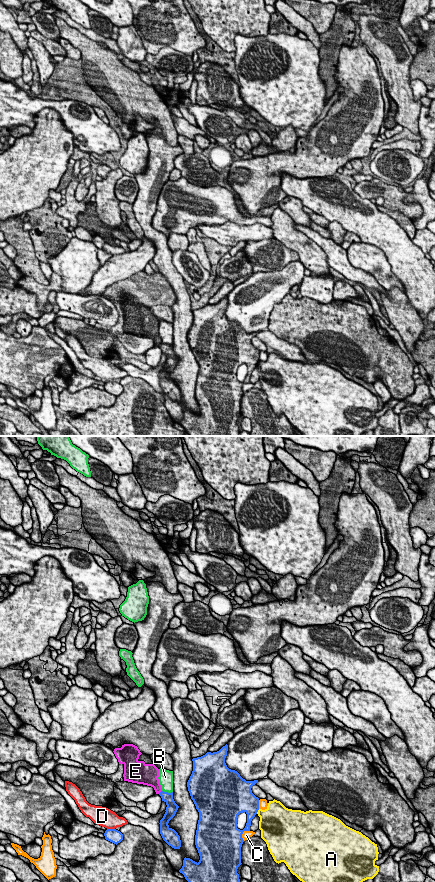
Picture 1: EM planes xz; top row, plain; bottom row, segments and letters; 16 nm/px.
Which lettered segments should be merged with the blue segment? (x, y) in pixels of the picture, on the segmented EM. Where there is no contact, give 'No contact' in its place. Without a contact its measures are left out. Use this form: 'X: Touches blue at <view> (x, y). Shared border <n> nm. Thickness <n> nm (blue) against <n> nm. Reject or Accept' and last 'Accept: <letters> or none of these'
A: Touches blue at xz (257, 811). Shared border 100 nm. Thickness 360 nm (blue) against 360 nm. Reject
B: Touches blue at xz (167, 792). Shared border 180 nm. Thickness 160 nm (blue) against 220 nm. Reject
C: Touches blue at xz (242, 833). Shared border 200 nm. Thickness 460 nm (blue) against 130 nm. Reject
D: Touches blue at xz (111, 829). Shared border 130 nm. Thickness 220 nm (blue) against 300 nm. Reject
E: Touches blue at xz (160, 792). Shared border 80 nm. Thickness 160 nm (blue) against 200 nm. Reject
Accept: none of these

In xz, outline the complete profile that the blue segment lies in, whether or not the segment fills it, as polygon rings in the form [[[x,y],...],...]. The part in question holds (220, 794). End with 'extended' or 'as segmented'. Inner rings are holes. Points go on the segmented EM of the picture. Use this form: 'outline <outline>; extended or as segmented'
outline [[[226,744],[217,752],[207,752],[205,755],[193,758],[193,771],[187,782],[188,791],[196,809],[199,812],[199,820],[195,835],[195,845],[198,850],[200,860],[195,862],[190,858],[184,858],[183,866],[179,870],[188,882],[240,882],[238,867],[241,863],[241,847],[244,842],[242,834],[250,831],[251,821],[259,810],[259,798],[252,793],[252,786],[258,780],[246,781],[240,774],[231,770],[225,763],[228,745]],[[240,813],[247,814],[247,823],[243,830],[237,828],[237,818]]]; as segmented

